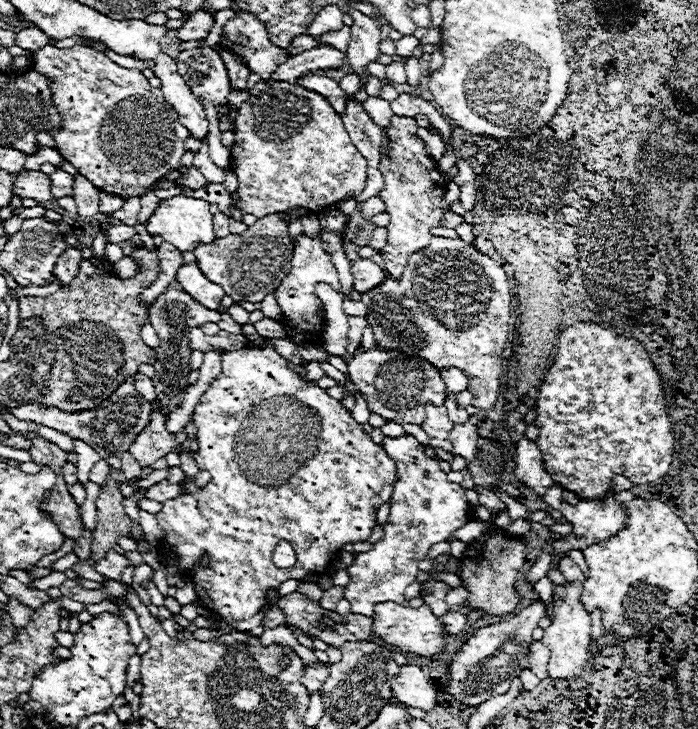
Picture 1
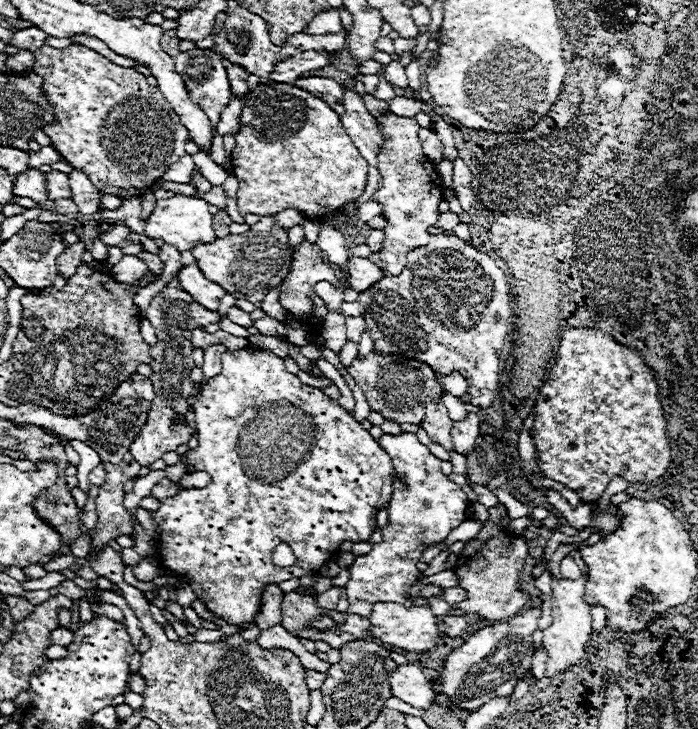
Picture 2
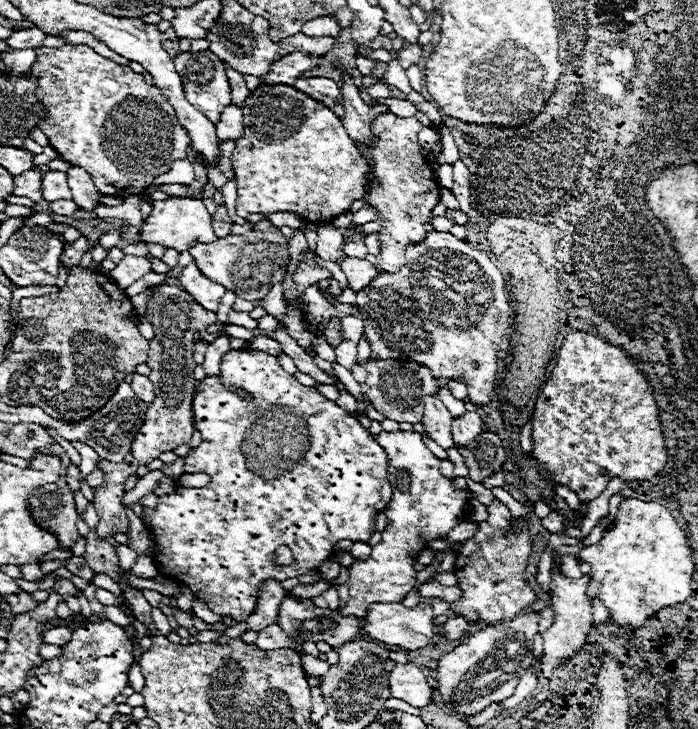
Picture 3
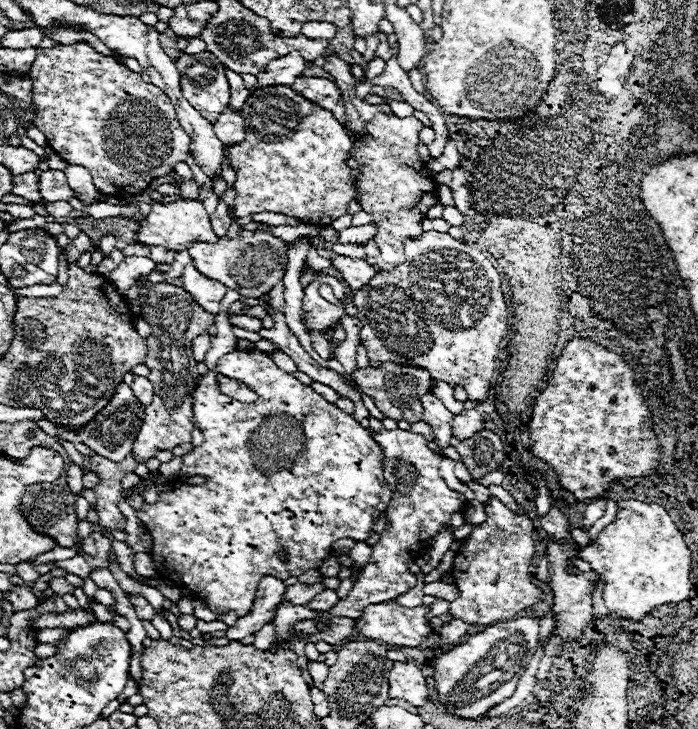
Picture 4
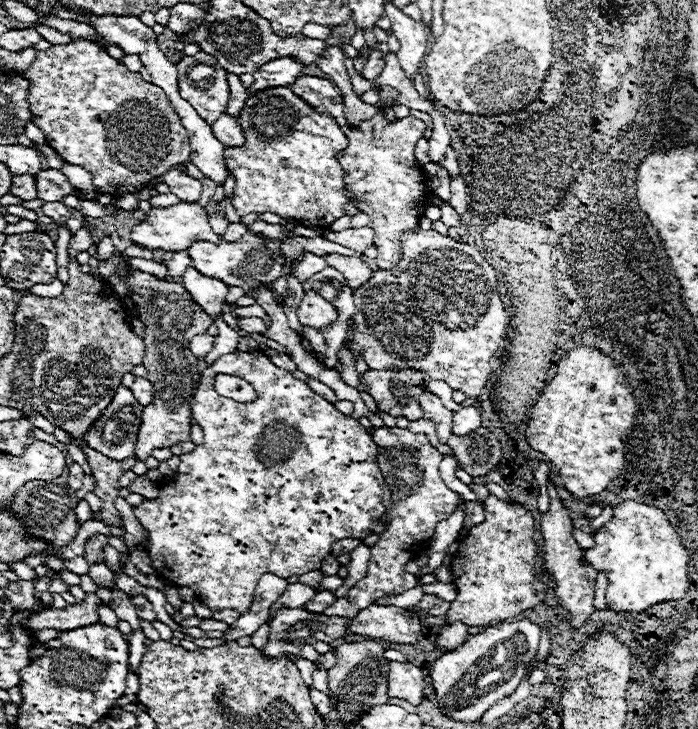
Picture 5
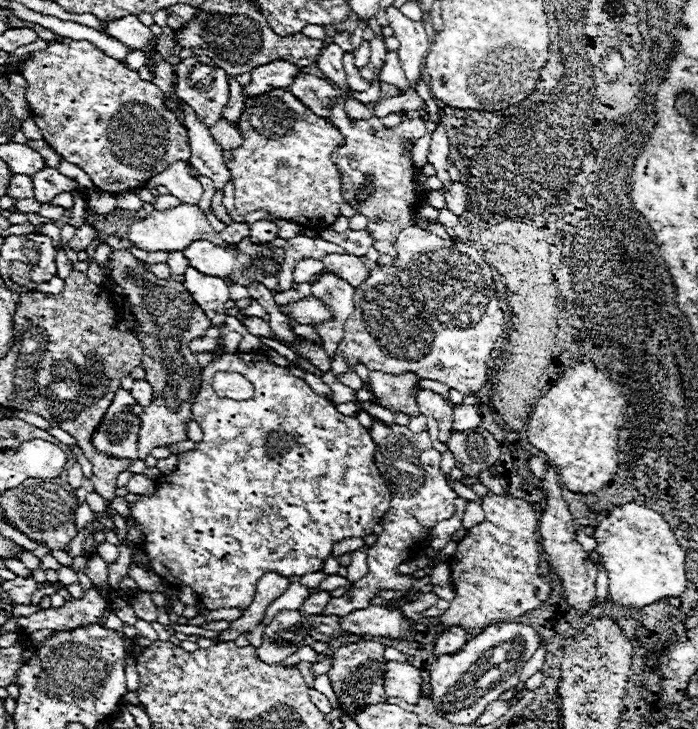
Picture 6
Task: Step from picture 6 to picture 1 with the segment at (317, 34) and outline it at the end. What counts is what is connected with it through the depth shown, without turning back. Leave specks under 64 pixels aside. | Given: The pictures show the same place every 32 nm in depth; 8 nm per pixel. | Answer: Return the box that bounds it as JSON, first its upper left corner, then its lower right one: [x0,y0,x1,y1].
[308,6,344,36]

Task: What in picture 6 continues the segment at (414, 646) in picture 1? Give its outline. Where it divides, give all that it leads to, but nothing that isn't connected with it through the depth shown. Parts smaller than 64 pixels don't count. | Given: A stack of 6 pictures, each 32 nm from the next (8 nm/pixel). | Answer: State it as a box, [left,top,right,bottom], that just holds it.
[340,606,418,638]

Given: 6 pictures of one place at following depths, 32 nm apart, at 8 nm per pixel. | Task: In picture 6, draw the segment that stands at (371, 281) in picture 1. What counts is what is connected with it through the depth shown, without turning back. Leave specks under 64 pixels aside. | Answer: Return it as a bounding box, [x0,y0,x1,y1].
[308,254,368,286]

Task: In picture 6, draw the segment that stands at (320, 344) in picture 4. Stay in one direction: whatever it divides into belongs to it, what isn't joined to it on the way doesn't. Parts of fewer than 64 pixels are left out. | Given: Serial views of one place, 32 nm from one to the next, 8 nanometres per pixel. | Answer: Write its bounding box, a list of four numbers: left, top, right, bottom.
[291,323,323,344]

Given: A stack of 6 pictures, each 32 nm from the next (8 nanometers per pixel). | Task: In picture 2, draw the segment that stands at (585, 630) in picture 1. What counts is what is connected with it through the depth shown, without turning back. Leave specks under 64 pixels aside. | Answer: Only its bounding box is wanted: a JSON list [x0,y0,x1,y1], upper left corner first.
[542,576,592,678]

